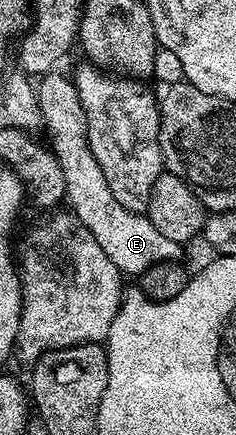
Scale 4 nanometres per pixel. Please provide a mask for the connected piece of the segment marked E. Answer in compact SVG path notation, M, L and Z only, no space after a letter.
M50 72L36 83L38 106L42 110L44 129L49 130L48 143L66 178L65 199L68 209L95 236L99 248L107 252L107 260L115 264L122 275L140 276L147 268L160 262L176 262L182 256L182 243L163 236L144 213L123 208L115 200L115 192L107 188L107 176L99 168L99 160L91 152L87 140L87 116L83 116L83 104L79 104L79 92L73 86L72 77L65 78L58 72Z

